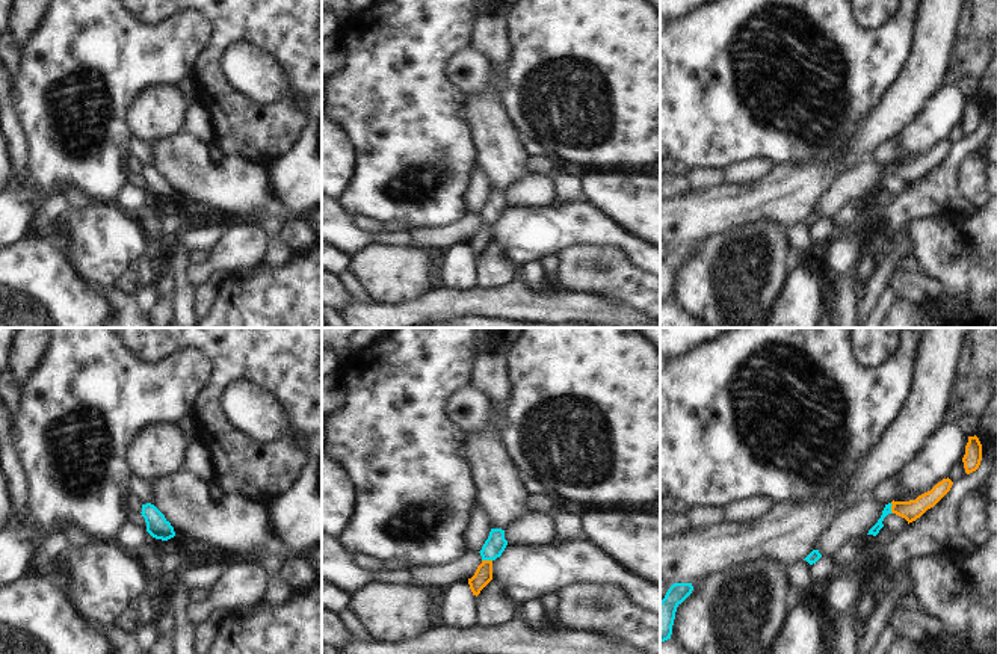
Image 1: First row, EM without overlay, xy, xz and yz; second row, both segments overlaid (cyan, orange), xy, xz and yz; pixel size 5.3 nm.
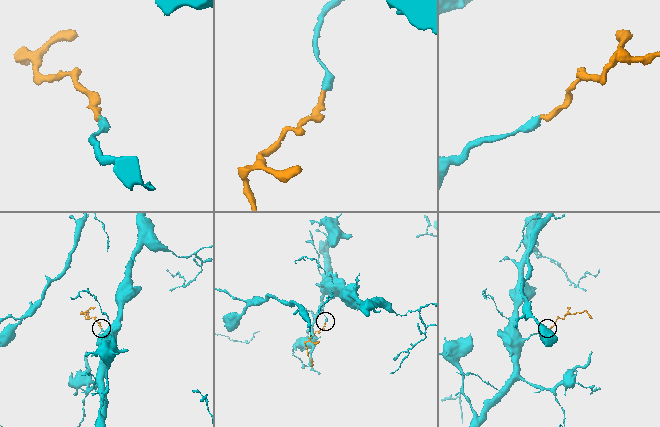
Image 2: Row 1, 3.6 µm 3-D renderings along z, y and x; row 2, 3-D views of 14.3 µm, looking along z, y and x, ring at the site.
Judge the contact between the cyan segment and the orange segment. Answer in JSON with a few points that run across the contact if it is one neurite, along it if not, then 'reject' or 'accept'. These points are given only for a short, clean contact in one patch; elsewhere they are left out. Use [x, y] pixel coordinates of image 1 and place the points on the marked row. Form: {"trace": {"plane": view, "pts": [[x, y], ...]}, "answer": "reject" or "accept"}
{"trace": {"plane": "xz", "pts": [[494, 546], [487, 559], [484, 574]]}, "answer": "accept"}

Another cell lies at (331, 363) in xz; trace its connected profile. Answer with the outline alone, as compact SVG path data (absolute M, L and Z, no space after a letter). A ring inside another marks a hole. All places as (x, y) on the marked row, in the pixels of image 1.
M323 344L322 346L322 379L331 373L341 372L341 359L335 353L335 350Z

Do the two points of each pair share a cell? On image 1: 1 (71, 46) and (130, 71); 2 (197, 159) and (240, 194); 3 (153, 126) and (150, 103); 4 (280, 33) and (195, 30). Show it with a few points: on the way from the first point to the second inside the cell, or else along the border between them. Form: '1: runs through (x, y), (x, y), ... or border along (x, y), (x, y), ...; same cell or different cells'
1: runs through (86, 59), (115, 59); same cell
2: runs through (207, 169), (222, 185), (230, 185); same cell
3: runs through (153, 120), (153, 109); same cell
4: border along (204, 15), (210, 24), (210, 38), (197, 64); different cells

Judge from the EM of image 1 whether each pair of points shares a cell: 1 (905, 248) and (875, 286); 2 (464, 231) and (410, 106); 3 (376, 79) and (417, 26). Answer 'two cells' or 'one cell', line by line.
1: one cell
2: two cells
3: one cell

